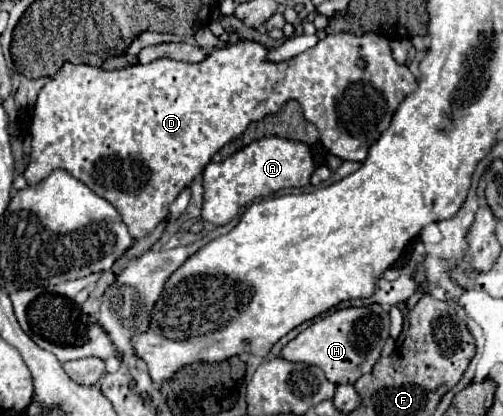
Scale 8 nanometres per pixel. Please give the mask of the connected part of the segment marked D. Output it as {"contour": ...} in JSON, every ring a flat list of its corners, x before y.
{"contour":[[351,32,327,34,317,46,289,58,289,62,271,62,267,52,259,42,241,40,223,50,215,50,199,64,169,58,155,60,147,66,133,64,121,70,63,64,55,78,41,88,35,104,31,122,33,152,25,170,25,176,29,174,27,184,39,184,51,170,69,172,111,202,127,224,129,234,137,240,151,234,165,220,169,204,181,190,191,186,217,150,239,138,251,122,279,112,289,98,301,104,305,120,319,130,323,146,333,156,363,162,369,146,389,126,399,102,417,88,417,80,409,68,393,60,389,40,375,32,363,36]]}

